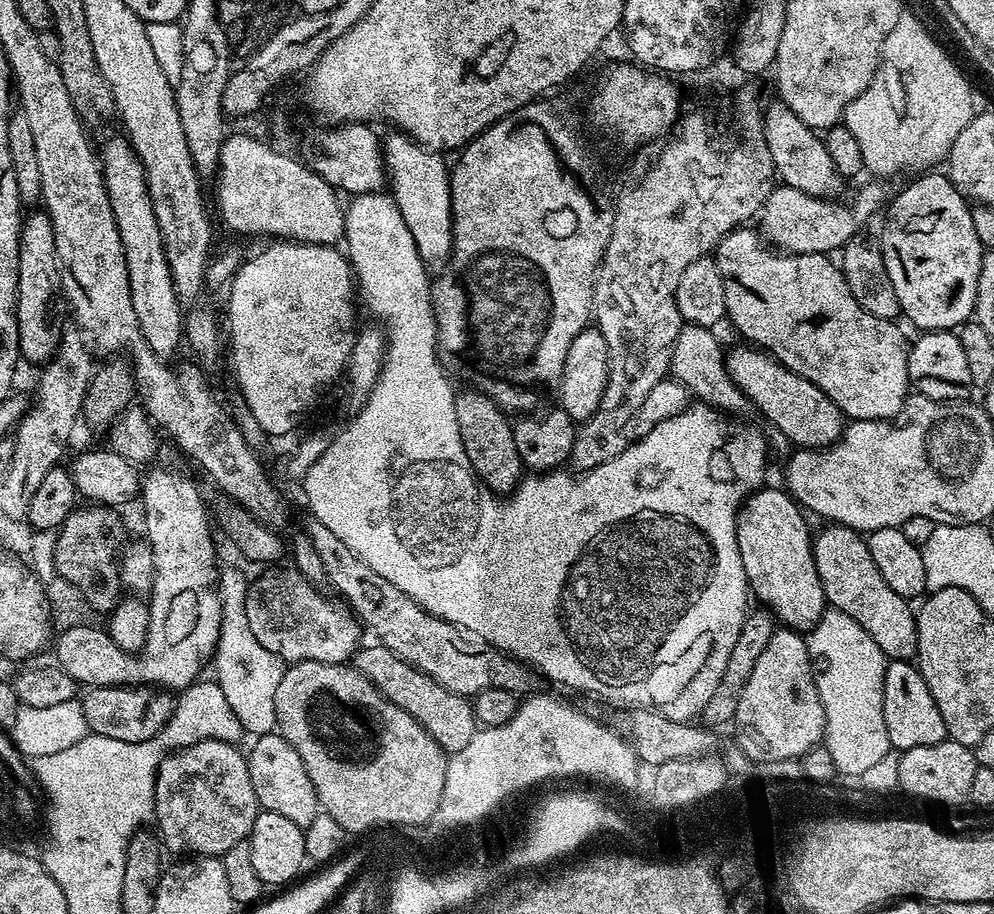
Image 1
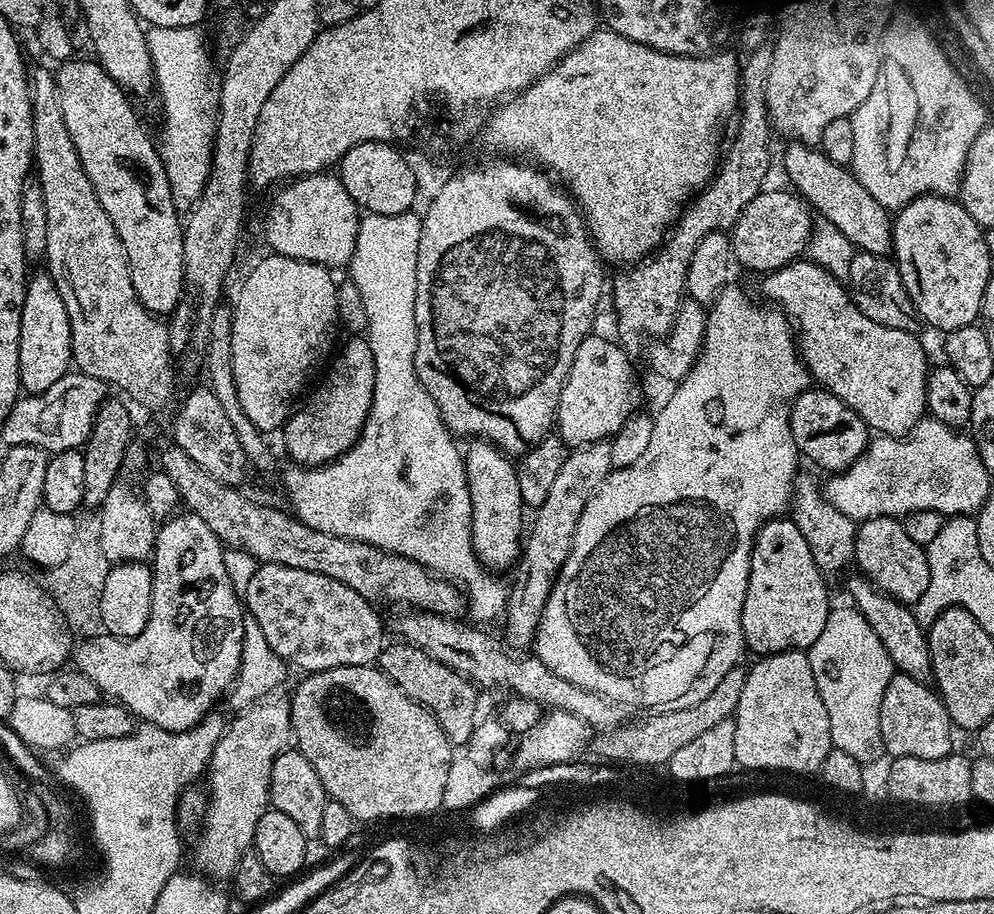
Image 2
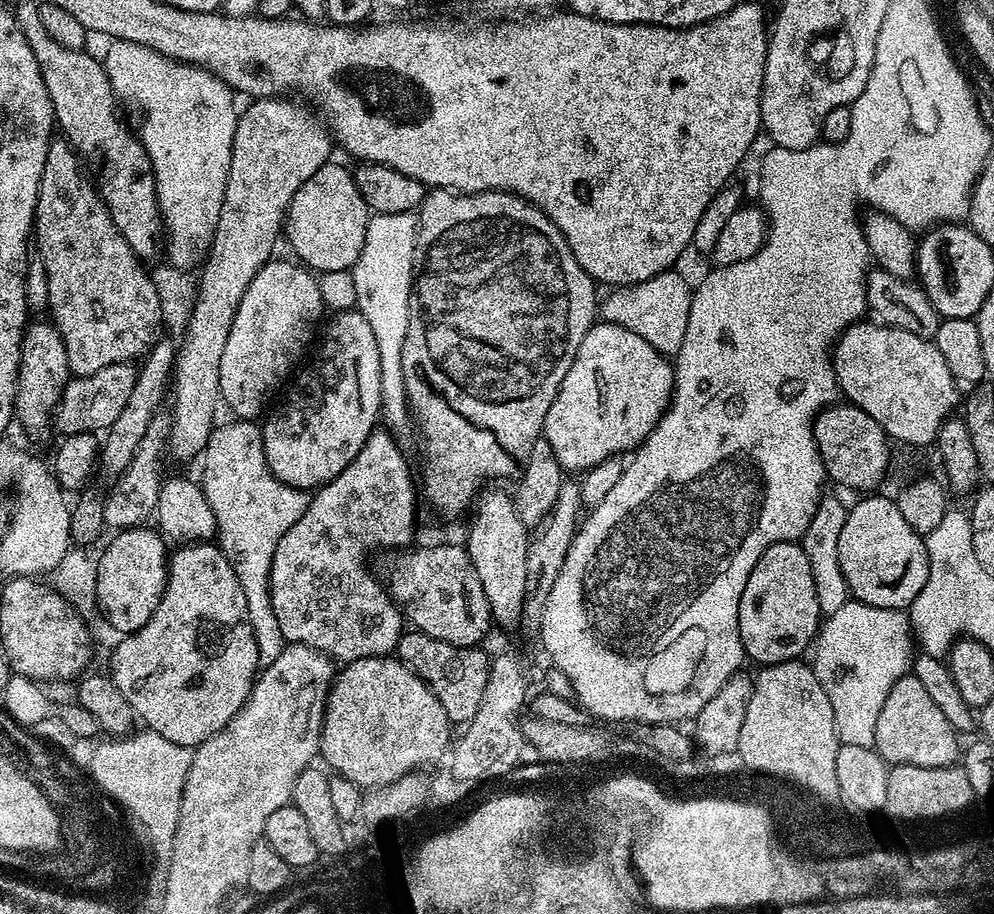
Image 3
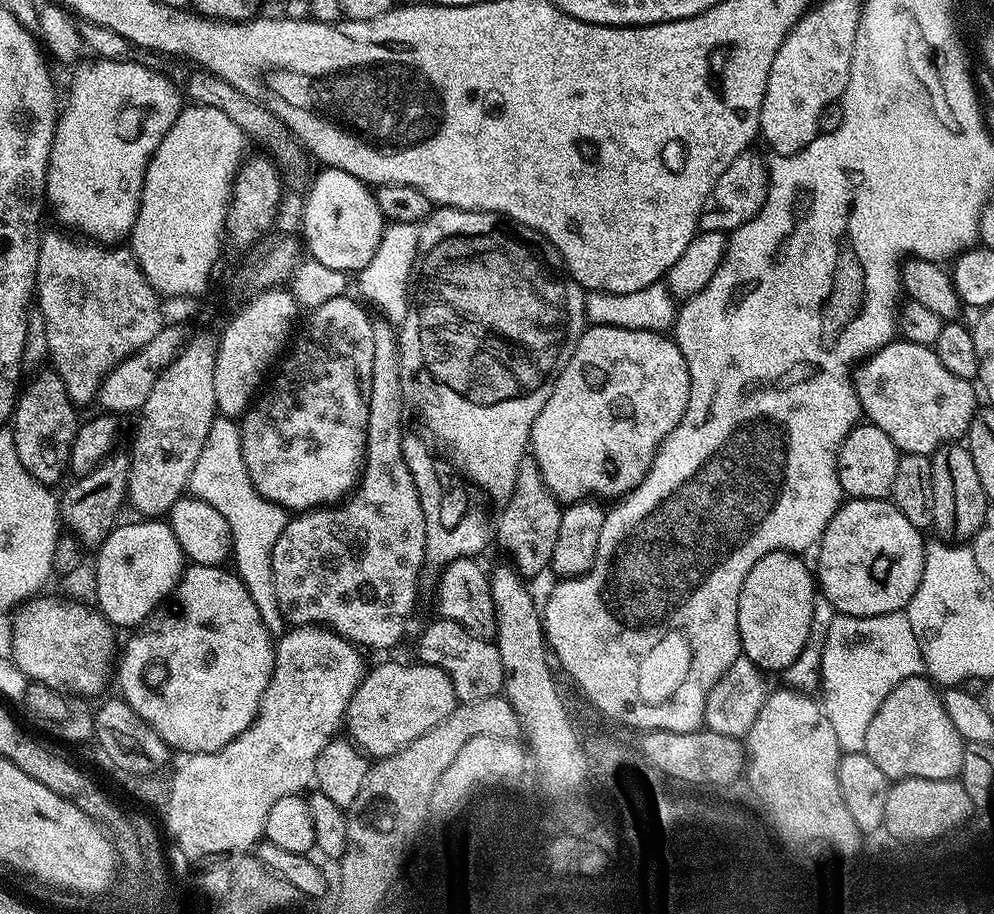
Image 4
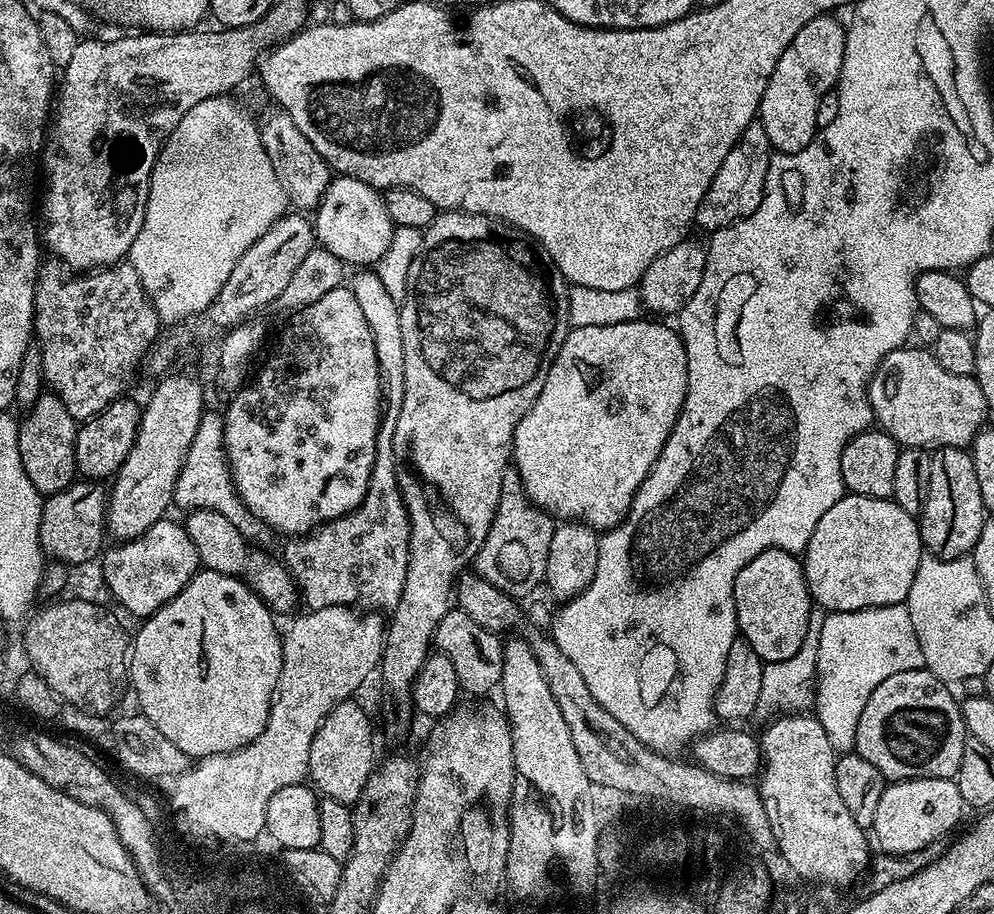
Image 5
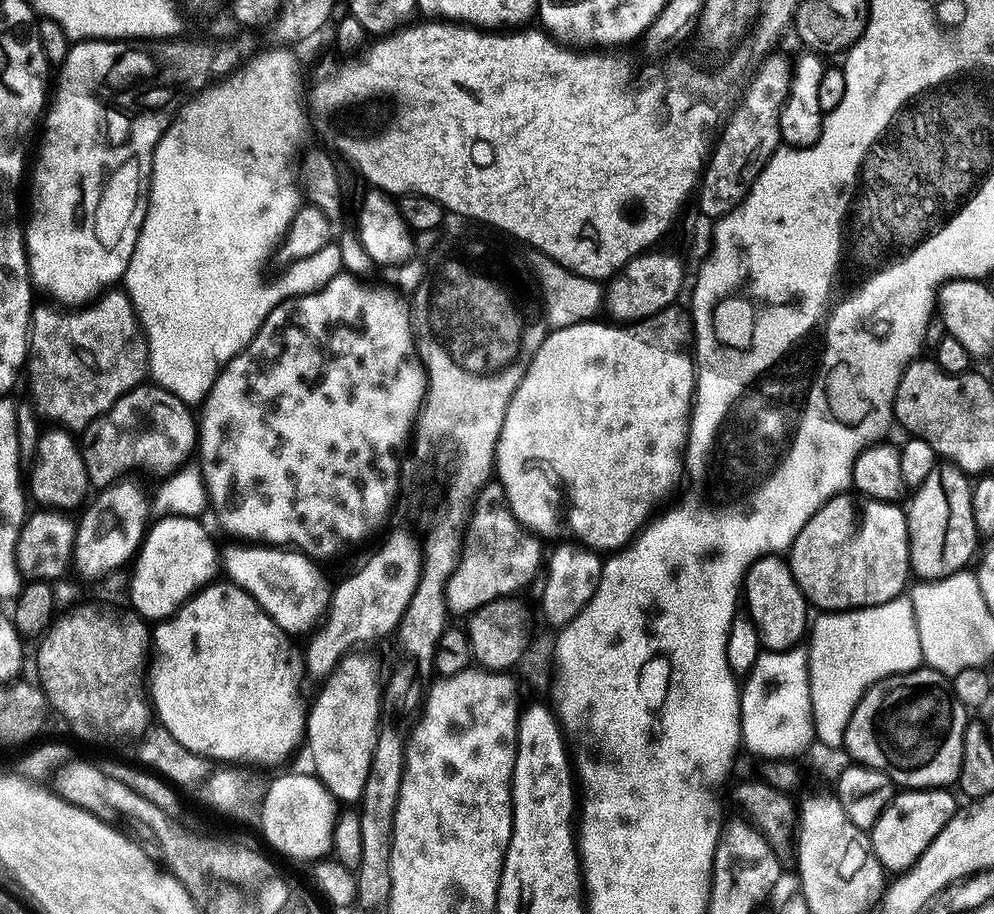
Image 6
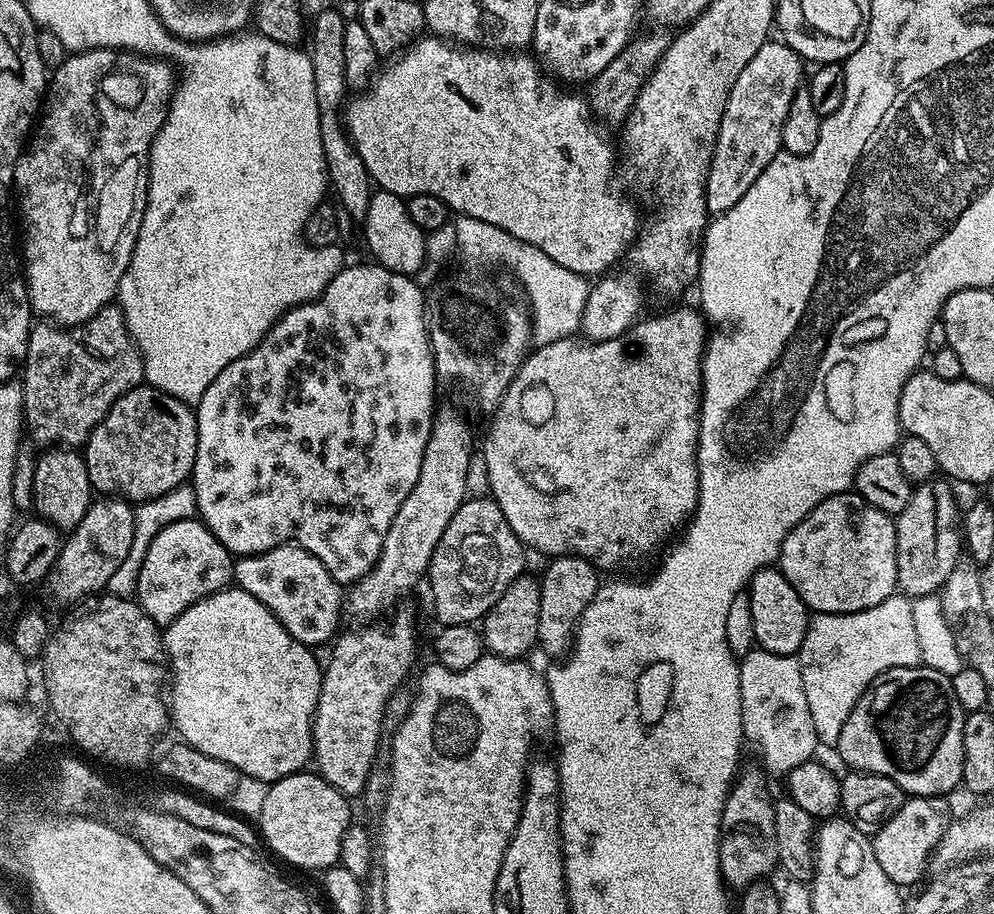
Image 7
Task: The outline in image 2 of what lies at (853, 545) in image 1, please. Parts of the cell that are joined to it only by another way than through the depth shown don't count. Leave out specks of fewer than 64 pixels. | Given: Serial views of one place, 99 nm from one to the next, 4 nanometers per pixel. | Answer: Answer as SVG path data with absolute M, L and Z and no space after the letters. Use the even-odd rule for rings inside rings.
M855 575L848 580L848 592L853 600L851 603L857 612L864 615L866 622L870 622L870 626L878 634L882 644L886 646L886 652L892 659L893 669L914 678L914 682L931 685L933 683L932 655L928 645L928 633L918 622L915 611L909 605L880 591L871 580L863 575Z

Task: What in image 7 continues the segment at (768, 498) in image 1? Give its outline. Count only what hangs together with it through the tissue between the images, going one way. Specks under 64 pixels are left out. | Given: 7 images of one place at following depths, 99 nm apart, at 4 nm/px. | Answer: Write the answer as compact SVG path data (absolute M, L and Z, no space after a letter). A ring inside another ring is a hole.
M766 566L752 575L746 591L750 598L750 618L754 618L757 645L770 654L796 656L810 627L810 609L804 605L802 598L798 598L798 590L786 582L779 567Z

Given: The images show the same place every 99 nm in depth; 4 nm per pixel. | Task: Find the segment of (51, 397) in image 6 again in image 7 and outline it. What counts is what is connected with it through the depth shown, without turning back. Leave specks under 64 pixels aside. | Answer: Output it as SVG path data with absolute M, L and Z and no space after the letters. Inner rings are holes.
M119 307L98 310L86 322L57 326L36 322L28 329L28 349L22 361L24 424L40 446L79 449L106 418L110 406L131 388L145 383L144 359L124 321Z

